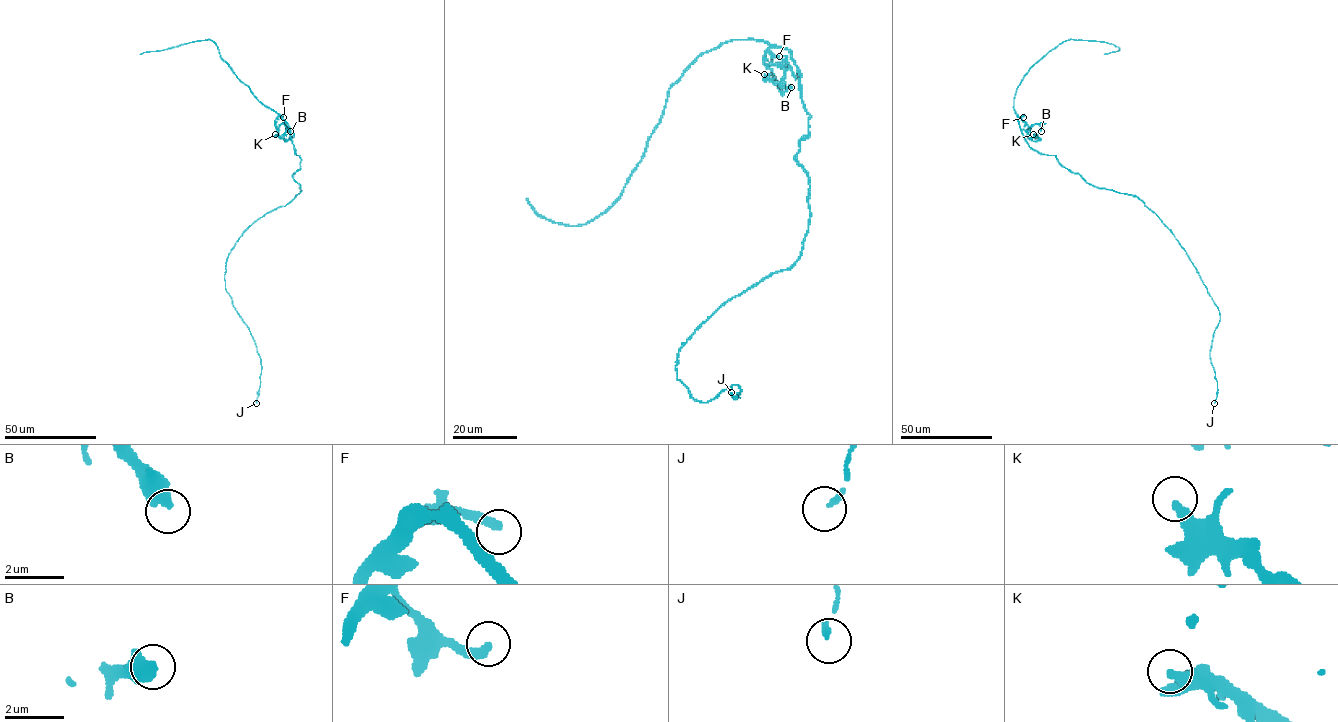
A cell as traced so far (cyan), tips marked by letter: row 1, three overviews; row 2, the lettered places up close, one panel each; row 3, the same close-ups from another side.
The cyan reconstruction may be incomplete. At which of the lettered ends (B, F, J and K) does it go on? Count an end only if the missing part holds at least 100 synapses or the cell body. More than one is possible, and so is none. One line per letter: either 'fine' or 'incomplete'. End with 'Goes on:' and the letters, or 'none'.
B: fine
F: fine
J: fine
K: fine
Goes on: none

